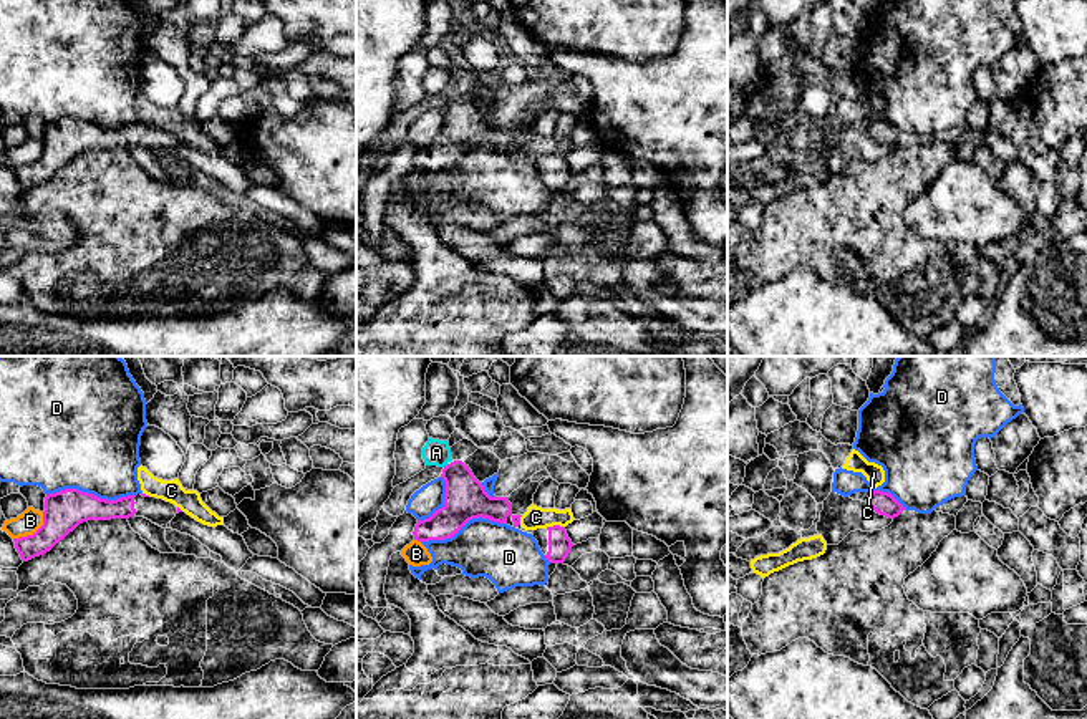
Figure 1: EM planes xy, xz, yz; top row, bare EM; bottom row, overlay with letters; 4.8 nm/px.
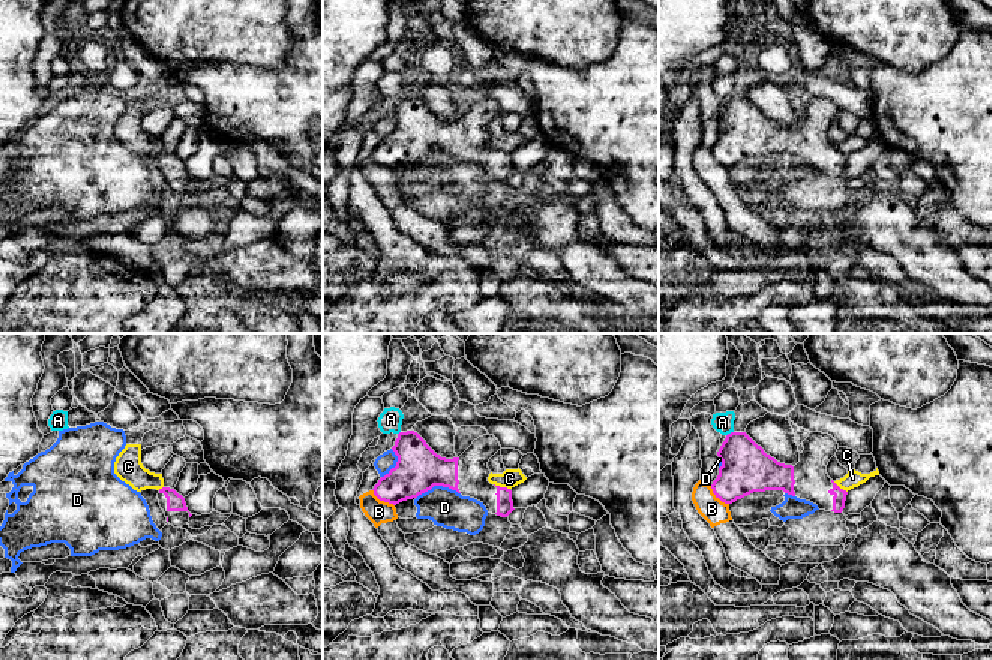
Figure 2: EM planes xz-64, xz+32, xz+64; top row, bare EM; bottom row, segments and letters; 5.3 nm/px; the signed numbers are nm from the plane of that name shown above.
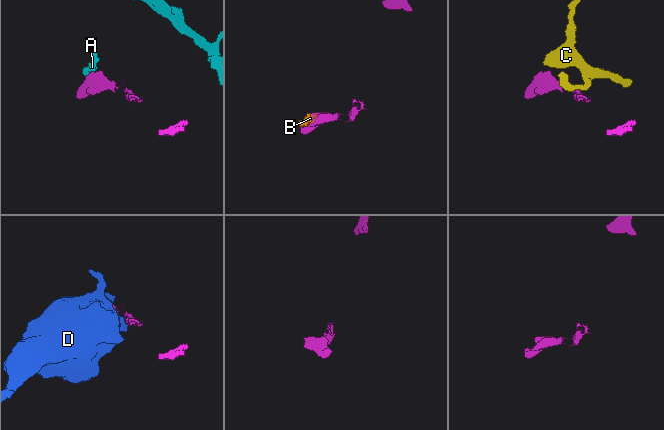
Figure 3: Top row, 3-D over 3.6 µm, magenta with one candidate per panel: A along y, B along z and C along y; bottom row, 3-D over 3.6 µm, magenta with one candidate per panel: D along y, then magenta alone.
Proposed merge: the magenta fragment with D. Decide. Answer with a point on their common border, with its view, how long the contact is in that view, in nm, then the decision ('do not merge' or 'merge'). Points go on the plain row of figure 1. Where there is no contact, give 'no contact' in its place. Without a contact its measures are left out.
xy (90, 123) | 440 nm | do not merge

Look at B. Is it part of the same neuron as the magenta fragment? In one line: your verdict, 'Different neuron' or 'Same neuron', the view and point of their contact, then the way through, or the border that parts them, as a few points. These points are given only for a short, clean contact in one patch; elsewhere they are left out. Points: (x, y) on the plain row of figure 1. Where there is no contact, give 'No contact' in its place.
Different neuron. Touches magenta at xy (35, 161). Boundary: xy (43, 141), (43, 151), (32, 163), (14, 168)

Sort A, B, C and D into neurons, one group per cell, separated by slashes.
A / B / C / D

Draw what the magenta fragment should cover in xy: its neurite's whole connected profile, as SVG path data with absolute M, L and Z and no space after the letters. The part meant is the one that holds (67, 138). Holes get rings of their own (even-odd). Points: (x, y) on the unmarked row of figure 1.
M65 118L45 126L43 154L33 162L13 167L23 191L50 181L60 169L88 149L144 146L166 157L182 141L171 131L146 123L116 129L99 128L78 118Z

